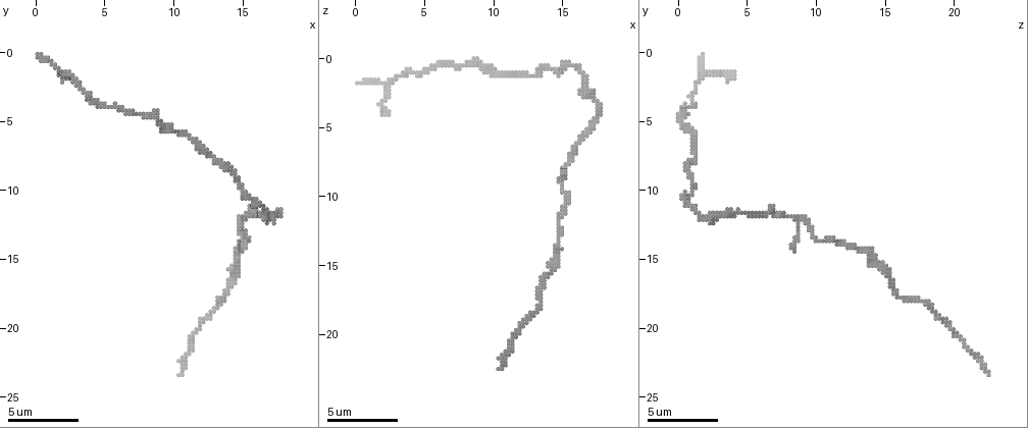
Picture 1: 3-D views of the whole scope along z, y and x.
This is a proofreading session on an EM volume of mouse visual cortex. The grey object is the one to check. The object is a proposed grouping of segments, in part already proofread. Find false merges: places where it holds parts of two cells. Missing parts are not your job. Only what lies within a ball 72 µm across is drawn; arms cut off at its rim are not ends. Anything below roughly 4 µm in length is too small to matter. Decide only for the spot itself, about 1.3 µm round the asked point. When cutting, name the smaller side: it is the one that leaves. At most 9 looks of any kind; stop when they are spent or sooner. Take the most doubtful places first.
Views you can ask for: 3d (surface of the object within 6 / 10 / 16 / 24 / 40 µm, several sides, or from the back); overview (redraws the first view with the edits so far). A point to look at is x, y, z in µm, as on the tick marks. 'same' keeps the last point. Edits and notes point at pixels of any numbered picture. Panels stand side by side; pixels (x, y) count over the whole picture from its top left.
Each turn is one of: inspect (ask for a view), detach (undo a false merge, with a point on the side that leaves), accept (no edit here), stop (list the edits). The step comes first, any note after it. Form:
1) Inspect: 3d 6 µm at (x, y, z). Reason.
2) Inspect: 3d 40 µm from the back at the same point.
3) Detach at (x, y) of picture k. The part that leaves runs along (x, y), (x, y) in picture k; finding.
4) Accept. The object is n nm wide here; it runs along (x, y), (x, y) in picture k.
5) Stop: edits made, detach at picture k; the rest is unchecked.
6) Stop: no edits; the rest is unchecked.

Inspect: 3d 16 µm at (8.8, 4.6, 0.4). Sudden change in width.

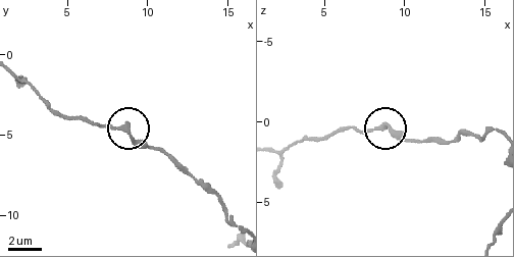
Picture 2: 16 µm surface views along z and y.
Accept. It runs along (497, 132), (414, 142), (390, 129), (342, 130) in picture 2; all the same cell.

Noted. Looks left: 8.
Inspect: 3d 10 µm at (15.2, 13.0, 9.6). Thin neck.

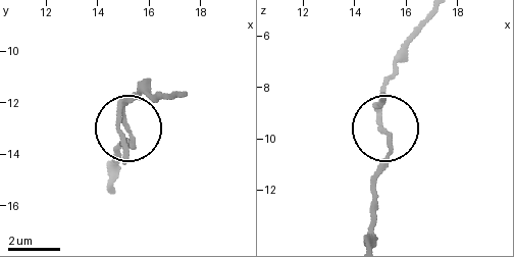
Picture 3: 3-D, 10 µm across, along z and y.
Accept. It runs along (431, 19), (395, 65), (379, 111), (386, 164), (372, 202) in picture 3; all the same cell.

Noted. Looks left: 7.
Inspect: 3d 6 µm at (14.4, 16.2, 15.2). Thick turns thin.

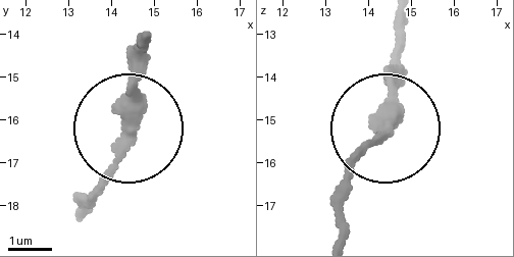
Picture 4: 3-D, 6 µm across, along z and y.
Inspect: 3d 6 µm from the back at (14.45, 16.15, 15.10). Other side.

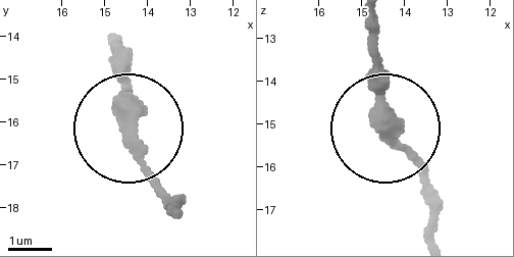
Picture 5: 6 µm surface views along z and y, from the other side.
Accept. The object is 360 nm wide here; it runs along (373, 18), (373, 106), (424, 180) in picture 5; continuous, no second cell.

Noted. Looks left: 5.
Inspect: 3d 10 µm at (3.0, 2.2, 1.4). Narrows sharply.

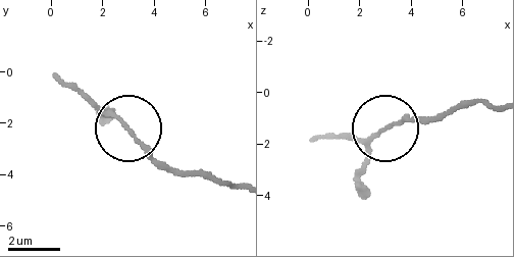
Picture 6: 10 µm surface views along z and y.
Accept. It runs along (239, 187), (172, 169), (76, 84) in picture 6; continuous, no second cell.

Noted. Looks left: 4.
Stop: no edits; the rest is unchecked.

